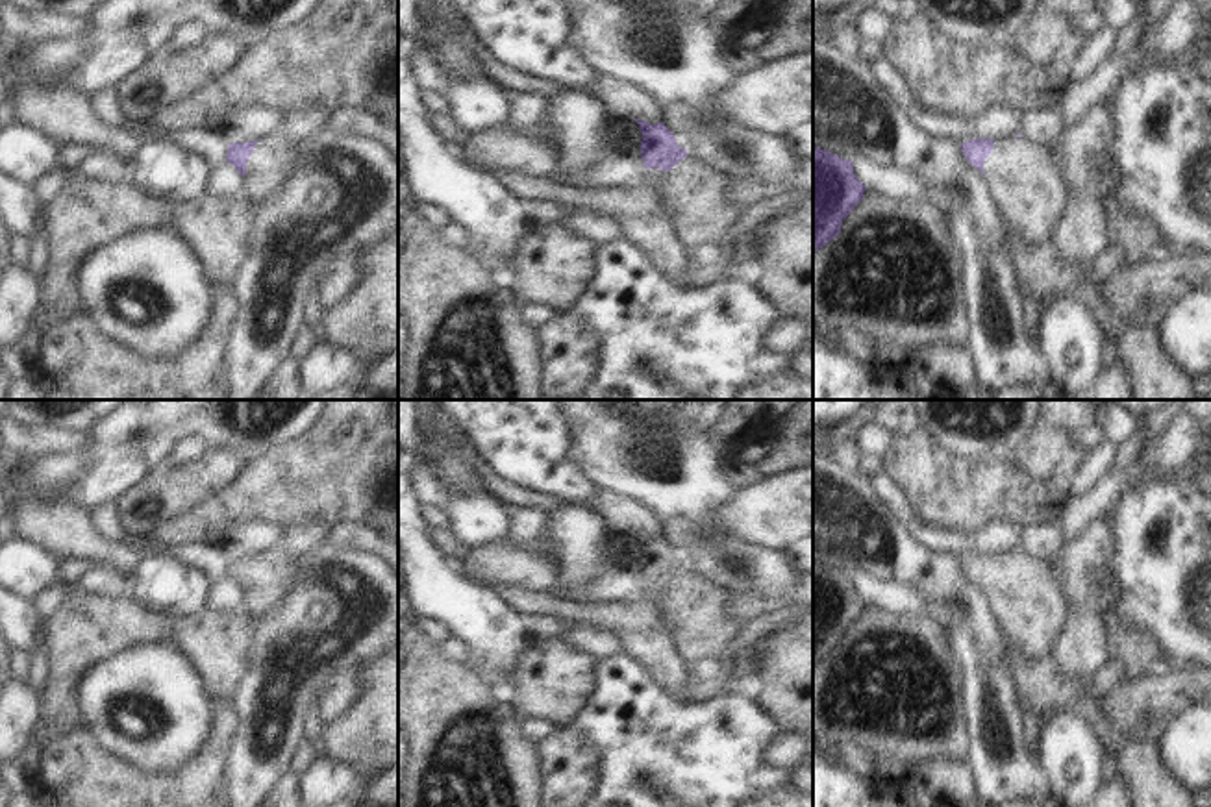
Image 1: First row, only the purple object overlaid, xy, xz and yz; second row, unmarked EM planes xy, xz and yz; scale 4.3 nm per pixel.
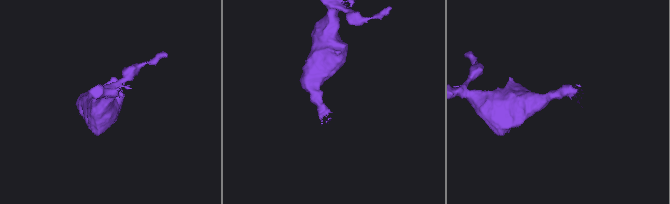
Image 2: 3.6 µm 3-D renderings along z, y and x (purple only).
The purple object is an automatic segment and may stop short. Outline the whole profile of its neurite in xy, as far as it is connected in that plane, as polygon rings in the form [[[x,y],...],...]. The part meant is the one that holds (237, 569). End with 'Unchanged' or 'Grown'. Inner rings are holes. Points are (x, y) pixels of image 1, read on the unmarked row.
[[[265,550],[261,555],[230,557],[226,576],[244,592],[244,613],[278,611],[291,583],[294,555]]]. Grown

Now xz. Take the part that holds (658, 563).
[[[635,535],[643,550],[644,583],[667,587],[659,615],[676,624],[672,644],[689,672],[691,701],[700,703],[730,692],[733,685],[728,676],[737,659],[731,655],[731,642],[741,629],[724,611],[730,594],[689,572],[665,537]]]. Grown

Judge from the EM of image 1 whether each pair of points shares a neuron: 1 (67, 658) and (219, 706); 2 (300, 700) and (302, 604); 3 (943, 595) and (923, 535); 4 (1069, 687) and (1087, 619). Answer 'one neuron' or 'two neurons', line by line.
1: two neurons
2: one neuron
3: two neurons
4: two neurons

